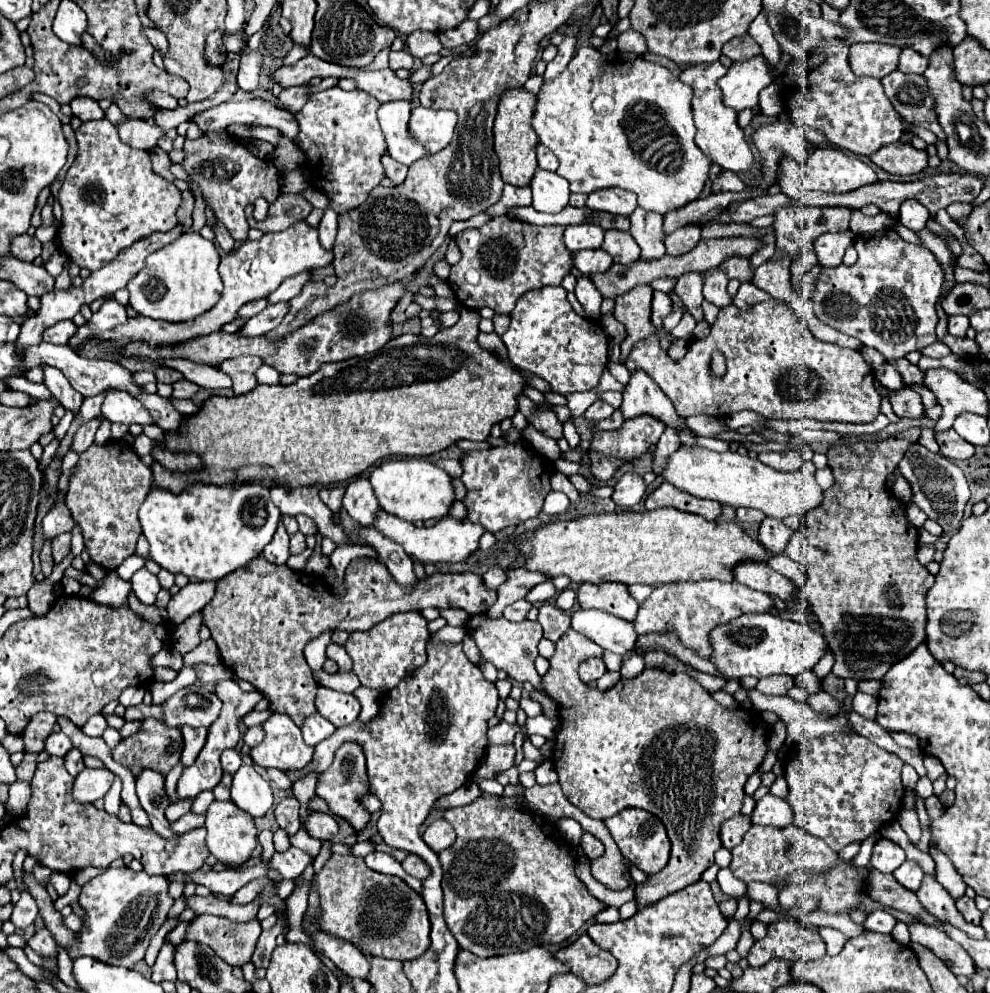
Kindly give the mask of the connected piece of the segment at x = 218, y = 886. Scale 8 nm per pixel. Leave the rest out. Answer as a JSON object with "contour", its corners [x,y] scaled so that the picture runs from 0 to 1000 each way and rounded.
{"contour":[[[258,870],[258,872],[249,872],[243,876],[211,876],[211,878],[193,878],[187,880],[187,888],[193,890],[203,890],[207,894],[211,894],[215,900],[225,900],[225,902],[233,902],[237,900],[243,892],[247,892],[249,888],[254,888],[256,884],[264,884],[268,882],[268,872],[266,870]]]}

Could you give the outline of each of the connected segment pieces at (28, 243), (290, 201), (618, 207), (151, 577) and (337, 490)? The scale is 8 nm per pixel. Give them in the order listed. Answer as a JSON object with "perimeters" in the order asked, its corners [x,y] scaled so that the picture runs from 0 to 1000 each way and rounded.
{"perimeters":[[[[15,238],[13,240],[13,258],[23,264],[33,264],[37,258],[41,258],[41,244],[33,238]]],[[[284,194],[280,203],[272,207],[268,222],[264,222],[264,224],[256,222],[256,207],[249,207],[247,218],[249,218],[249,224],[254,230],[260,230],[266,236],[270,236],[270,234],[282,234],[282,232],[296,228],[298,224],[306,222],[312,213],[314,213],[314,205],[304,194]]],[[[613,189],[613,191],[597,193],[591,207],[601,213],[615,213],[619,218],[635,218],[643,209],[643,199],[635,191]]],[[[142,572],[142,574],[138,574],[138,578],[134,578],[132,588],[134,588],[134,596],[140,602],[140,606],[157,608],[159,596],[163,594],[157,578],[153,578],[148,572]]],[[[326,489],[326,491],[322,493],[324,506],[330,508],[330,510],[334,510],[334,514],[338,514],[338,516],[344,514],[346,497],[348,497],[348,491],[346,491],[346,489]]]]}

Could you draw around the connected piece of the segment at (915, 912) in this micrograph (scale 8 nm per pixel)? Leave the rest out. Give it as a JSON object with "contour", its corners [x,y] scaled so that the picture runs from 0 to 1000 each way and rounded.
{"contour":[[[880,874],[880,884],[876,884],[878,888],[878,896],[876,896],[876,902],[882,904],[884,908],[896,912],[896,914],[902,914],[902,916],[910,916],[910,918],[916,918],[920,922],[930,922],[932,928],[936,931],[946,931],[946,924],[942,924],[940,920],[936,920],[932,916],[932,912],[928,910],[924,898],[920,896],[914,896],[902,880],[892,880],[884,874]]]}

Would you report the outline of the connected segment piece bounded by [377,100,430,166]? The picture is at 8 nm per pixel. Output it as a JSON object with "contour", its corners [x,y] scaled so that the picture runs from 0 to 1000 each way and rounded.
{"contour":[[[391,103],[383,109],[383,125],[391,141],[393,157],[407,165],[417,163],[433,157],[434,154],[422,143],[415,139],[415,133],[411,131],[415,105],[413,103]]]}

